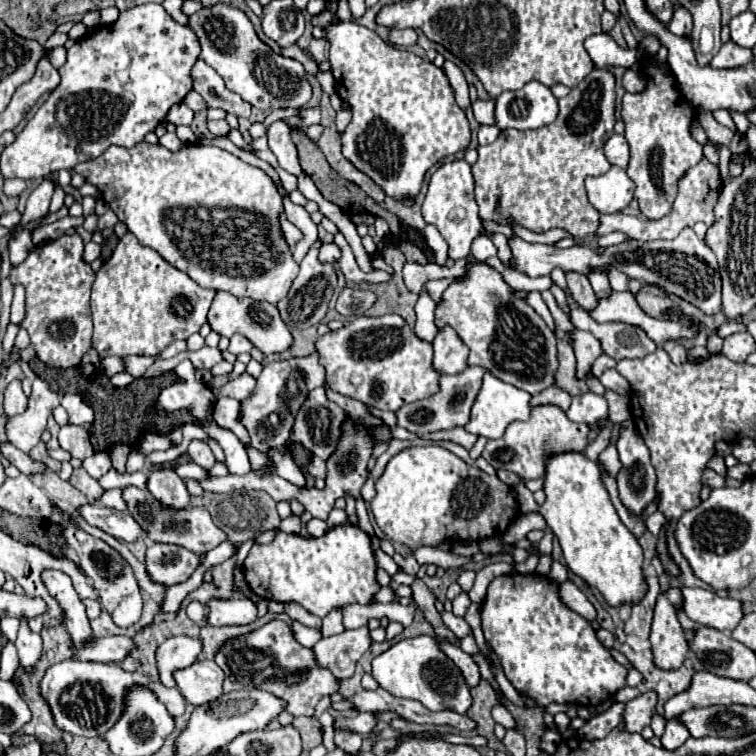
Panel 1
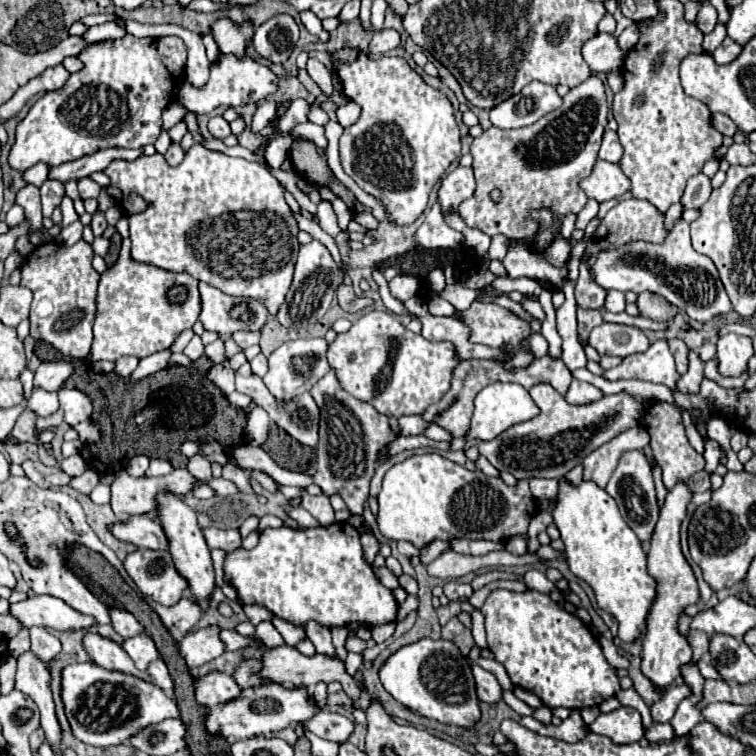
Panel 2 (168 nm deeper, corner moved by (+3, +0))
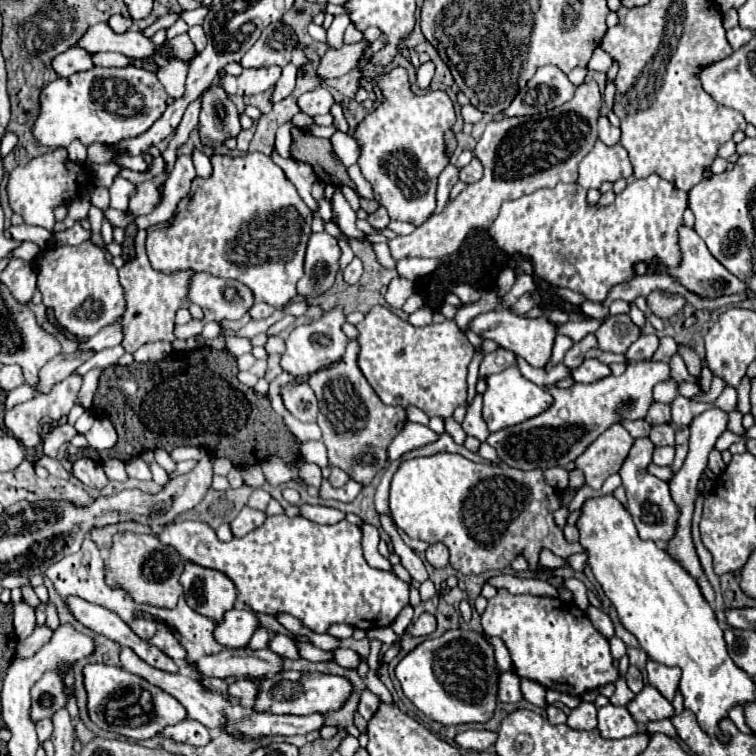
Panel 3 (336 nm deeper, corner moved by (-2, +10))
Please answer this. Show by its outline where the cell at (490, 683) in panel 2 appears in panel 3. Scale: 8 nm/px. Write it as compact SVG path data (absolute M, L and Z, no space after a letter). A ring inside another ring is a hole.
M513 670L501 672L501 676L499 676L499 700L501 702L519 702L519 700L523 700L521 678Z

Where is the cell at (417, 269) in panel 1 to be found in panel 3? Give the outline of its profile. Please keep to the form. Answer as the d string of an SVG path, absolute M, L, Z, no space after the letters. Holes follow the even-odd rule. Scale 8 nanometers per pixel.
M399 276L399 278L391 280L387 294L385 294L385 300L391 308L401 308L411 294L413 294L413 282Z

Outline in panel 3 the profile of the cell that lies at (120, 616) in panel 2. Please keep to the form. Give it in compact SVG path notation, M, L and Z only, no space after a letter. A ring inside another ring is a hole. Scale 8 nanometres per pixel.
M135 618L129 626L143 640L149 640L157 632L157 622L155 620L147 620L147 618Z

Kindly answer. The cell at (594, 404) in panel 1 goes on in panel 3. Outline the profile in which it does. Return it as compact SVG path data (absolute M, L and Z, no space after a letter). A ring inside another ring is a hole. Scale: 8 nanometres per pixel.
M587 358L575 372L573 372L573 378L575 382L581 382L581 384L591 384L595 380L601 380L605 376L609 376L611 370L607 364L599 362L597 358Z

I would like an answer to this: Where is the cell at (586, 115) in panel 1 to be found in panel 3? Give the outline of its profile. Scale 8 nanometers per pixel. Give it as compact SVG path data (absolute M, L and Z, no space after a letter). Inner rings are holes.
M587 80L577 86L575 96L571 102L563 104L561 108L547 110L541 116L519 116L519 118L501 118L487 124L483 138L477 142L475 156L485 166L485 176L477 184L469 184L457 198L449 200L443 212L433 214L425 224L417 226L407 236L397 236L389 240L389 250L393 260L401 258L445 258L459 250L461 242L473 228L489 228L505 200L517 200L529 192L535 192L545 186L555 186L557 182L577 182L577 164L583 160L585 154L591 152L597 140L597 118L601 110L601 92L597 82Z

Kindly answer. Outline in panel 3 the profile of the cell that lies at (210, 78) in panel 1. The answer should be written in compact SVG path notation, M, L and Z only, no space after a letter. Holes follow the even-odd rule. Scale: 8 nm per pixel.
M193 26L193 28L189 28L189 36L191 36L191 40L193 40L193 44L197 46L199 52L207 46L207 38L205 38L205 32L203 32L201 26Z

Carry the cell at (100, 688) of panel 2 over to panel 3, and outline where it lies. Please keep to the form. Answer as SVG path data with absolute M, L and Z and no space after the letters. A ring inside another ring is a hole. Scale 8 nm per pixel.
M89 664L85 666L83 674L89 696L89 716L103 730L127 736L131 740L145 740L161 734L165 726L177 724L187 718L187 712L183 712L183 706L173 696L167 696L167 692L163 692L161 688L155 688L147 680L123 668L107 664Z

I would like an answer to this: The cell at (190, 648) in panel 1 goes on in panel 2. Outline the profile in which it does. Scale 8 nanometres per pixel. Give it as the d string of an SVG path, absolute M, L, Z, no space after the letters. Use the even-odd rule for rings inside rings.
M208 626L186 634L186 638L178 642L180 656L184 658L190 674L196 674L202 664L218 658L226 650L218 632L220 632L218 626Z

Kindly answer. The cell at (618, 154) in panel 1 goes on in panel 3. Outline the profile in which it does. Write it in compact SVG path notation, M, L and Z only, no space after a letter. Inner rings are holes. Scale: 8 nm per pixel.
M601 116L599 122L597 122L597 128L599 128L599 140L603 140L607 146L613 146L621 140L621 130L615 128L607 116Z

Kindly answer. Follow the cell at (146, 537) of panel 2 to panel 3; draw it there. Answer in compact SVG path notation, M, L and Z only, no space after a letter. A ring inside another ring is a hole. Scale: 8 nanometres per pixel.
M281 514L267 518L263 526L243 538L233 538L231 542L221 542L215 536L215 530L205 522L175 522L163 526L157 536L163 544L173 546L185 562L227 574L239 590L239 602L249 606L253 612L269 616L277 616L279 612L291 614L301 620L305 628L317 634L325 634L331 624L349 624L363 630L391 626L397 614L409 606L409 584L387 570L377 570L367 564L361 550L361 528L347 520L333 526L321 526L303 516L289 518Z

